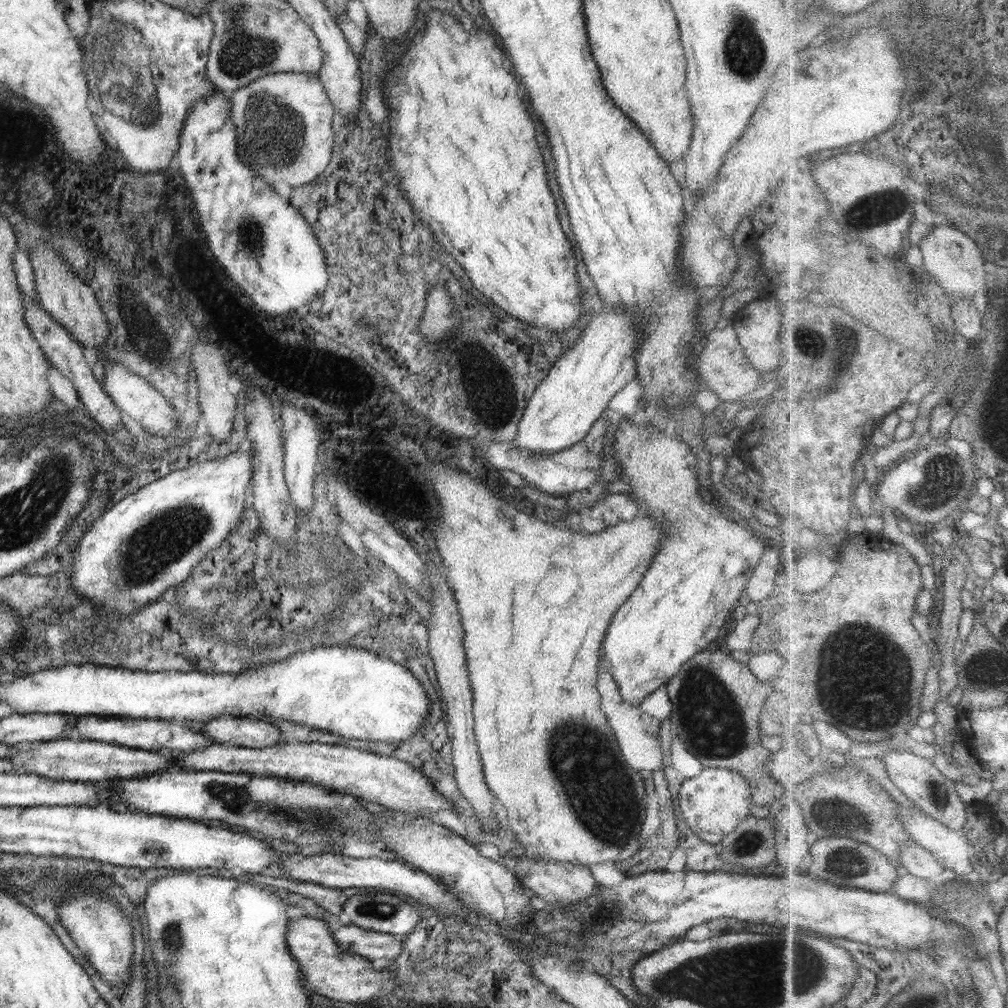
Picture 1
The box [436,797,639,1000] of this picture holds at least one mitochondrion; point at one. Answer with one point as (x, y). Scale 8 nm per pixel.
(604, 916)

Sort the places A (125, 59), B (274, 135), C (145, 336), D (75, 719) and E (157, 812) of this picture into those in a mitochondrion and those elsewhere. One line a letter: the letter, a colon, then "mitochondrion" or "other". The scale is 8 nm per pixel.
A: mitochondrion
B: mitochondrion
C: mitochondrion
D: other
E: other

